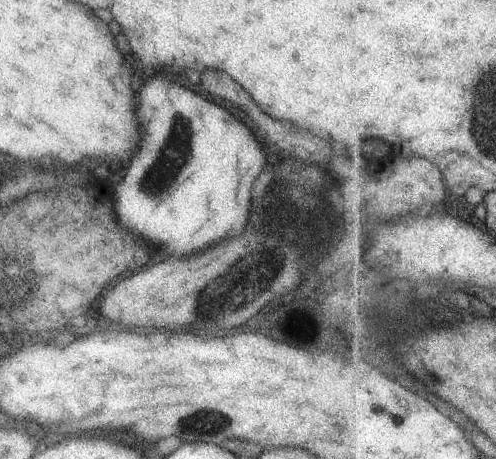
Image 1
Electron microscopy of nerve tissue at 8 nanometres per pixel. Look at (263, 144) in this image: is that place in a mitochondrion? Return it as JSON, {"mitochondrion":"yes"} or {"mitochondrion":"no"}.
{"mitochondrion":"no"}

